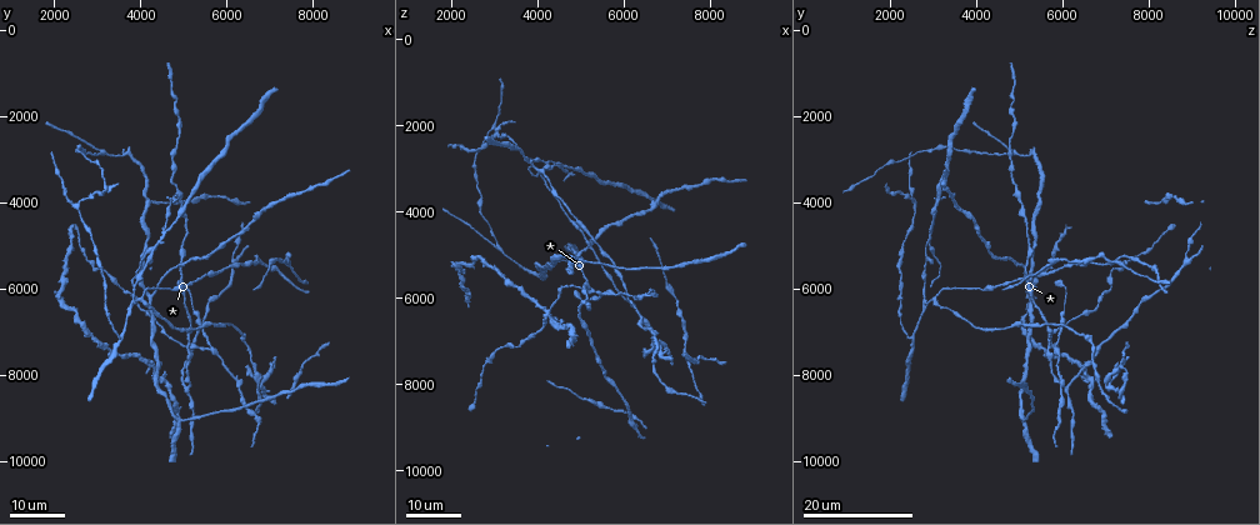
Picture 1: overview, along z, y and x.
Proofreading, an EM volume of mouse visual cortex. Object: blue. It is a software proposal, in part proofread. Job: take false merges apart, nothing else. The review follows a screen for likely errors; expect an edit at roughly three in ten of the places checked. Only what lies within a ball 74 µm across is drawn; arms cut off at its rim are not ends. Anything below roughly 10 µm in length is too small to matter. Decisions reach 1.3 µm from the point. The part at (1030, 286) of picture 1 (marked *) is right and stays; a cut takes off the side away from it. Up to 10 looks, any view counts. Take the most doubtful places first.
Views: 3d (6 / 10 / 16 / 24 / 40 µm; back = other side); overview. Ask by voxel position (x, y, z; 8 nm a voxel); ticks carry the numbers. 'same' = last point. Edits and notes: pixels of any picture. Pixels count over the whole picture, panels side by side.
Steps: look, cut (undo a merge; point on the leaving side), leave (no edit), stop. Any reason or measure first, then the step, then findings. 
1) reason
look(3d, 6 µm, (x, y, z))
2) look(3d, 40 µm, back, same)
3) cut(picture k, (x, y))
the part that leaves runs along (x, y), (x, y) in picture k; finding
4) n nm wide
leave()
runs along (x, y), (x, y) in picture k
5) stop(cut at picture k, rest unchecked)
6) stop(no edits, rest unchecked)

four arms meet
look(3d, 16 µm, (5050, 7400, 5700))

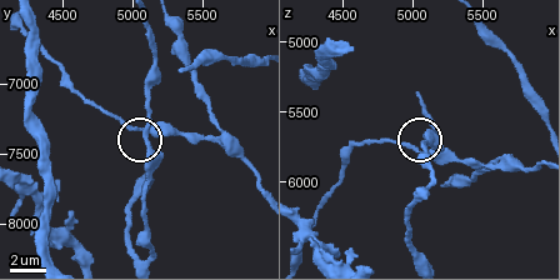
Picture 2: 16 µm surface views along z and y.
look(3d, 6 µm, same)

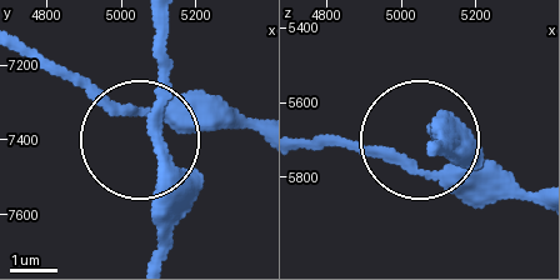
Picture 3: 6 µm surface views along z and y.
280 nm wide
leave()
all the same neuron

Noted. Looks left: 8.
abrupt turn
look(3d, 24 µm, (6700, 8450, 6950))

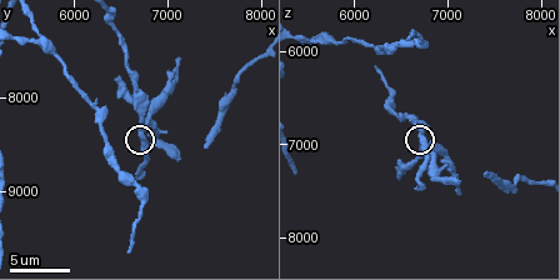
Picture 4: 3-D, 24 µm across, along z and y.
zoom in
look(3d, 10 µm, (6750, 8400, 6950))

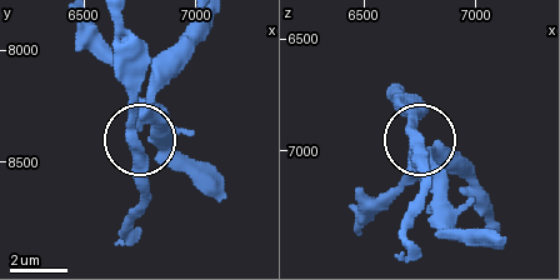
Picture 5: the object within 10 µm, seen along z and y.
leave()
continuous, no second neuron

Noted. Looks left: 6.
look(3d, 16 µm, (4800, 5450, 5100))

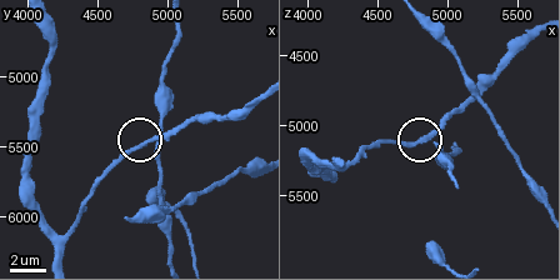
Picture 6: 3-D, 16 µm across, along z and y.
zoom in
look(3d, 10 µm, (4860, 5480, 5100))

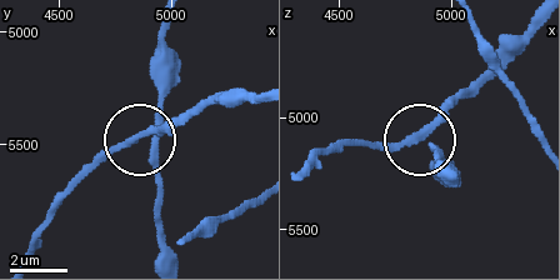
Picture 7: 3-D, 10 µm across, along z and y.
200 nm wide
leave()
continuous, no second neuron

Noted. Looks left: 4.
look(3d, 24 µm, (4050, 6200, 3000))

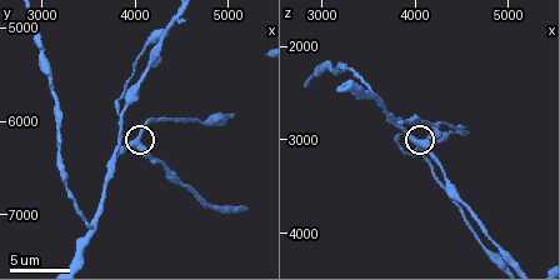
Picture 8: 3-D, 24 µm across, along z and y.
closer look
look(3d, 6 µm, (3950, 6250, 2950))

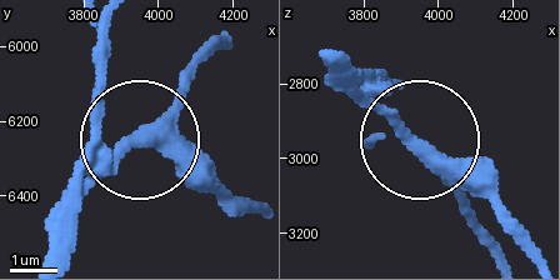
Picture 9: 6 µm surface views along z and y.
leave()
runs along (229, 39), (70, 190) in picture 9; continuous, no second neuron

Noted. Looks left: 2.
stop(no edits, rest unchecked)

